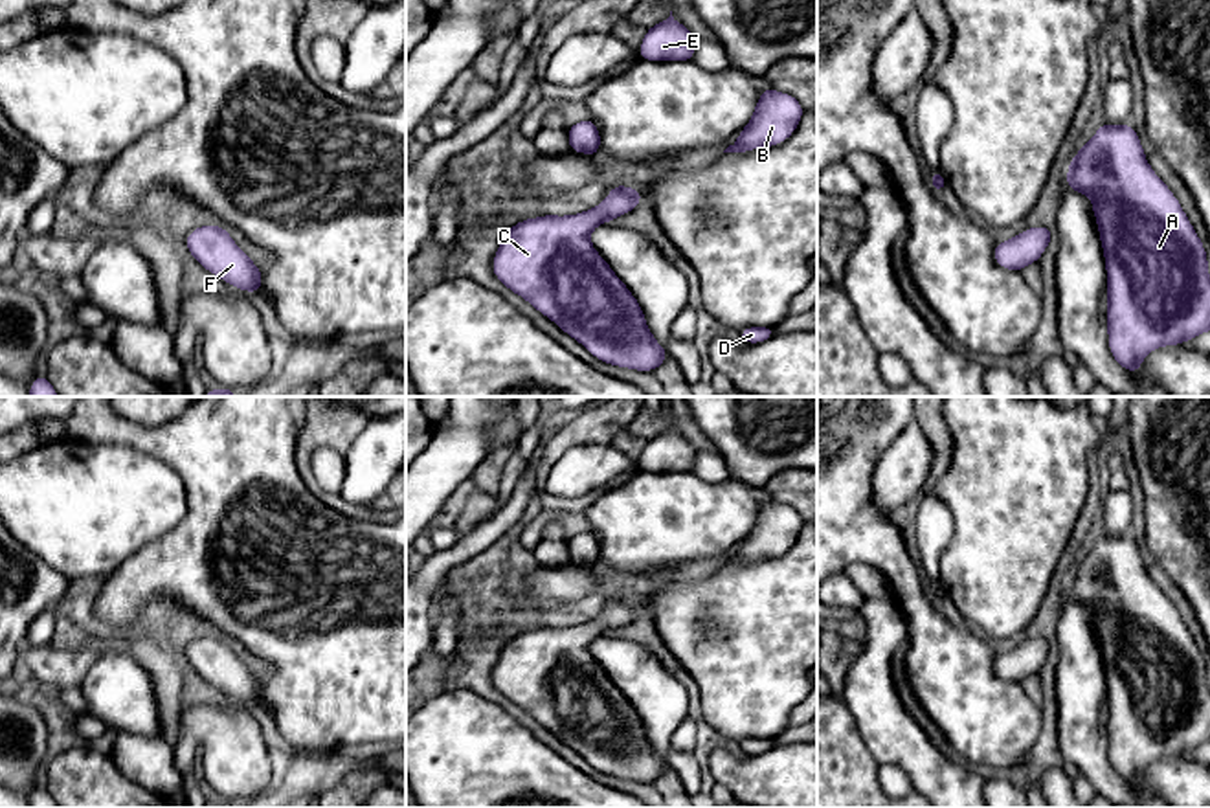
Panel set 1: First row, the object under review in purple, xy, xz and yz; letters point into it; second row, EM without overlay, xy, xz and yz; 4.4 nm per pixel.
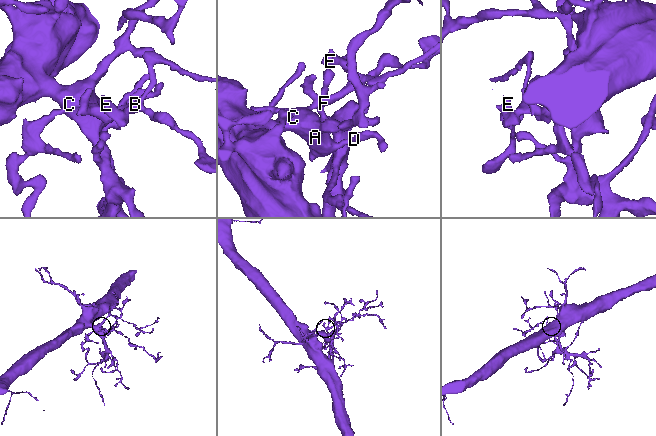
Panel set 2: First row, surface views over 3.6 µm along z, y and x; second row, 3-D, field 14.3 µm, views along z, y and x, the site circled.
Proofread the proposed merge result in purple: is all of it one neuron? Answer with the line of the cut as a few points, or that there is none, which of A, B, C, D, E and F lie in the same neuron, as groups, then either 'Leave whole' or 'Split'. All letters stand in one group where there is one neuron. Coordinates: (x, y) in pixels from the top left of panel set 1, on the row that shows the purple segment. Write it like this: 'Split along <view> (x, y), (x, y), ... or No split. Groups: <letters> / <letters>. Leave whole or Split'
No split. Groups: A B C D E F. Leave whole

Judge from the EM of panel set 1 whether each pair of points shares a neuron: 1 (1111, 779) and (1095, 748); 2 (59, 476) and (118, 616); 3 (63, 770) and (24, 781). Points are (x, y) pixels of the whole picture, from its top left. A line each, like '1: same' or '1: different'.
1: same
2: different
3: different

